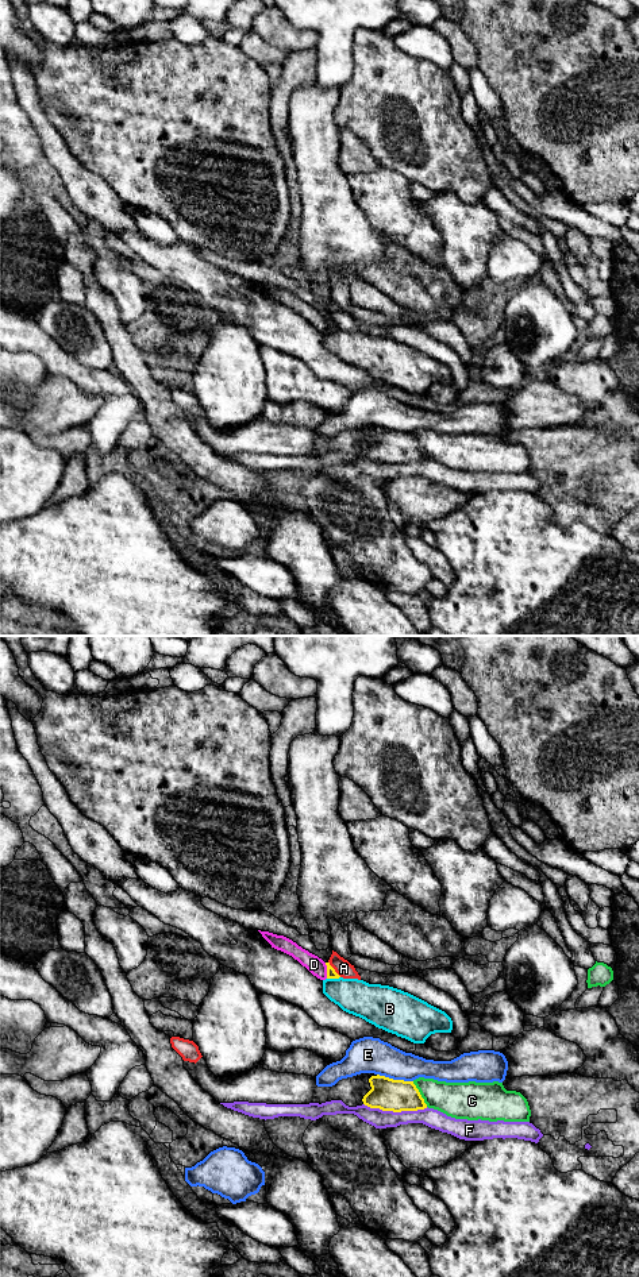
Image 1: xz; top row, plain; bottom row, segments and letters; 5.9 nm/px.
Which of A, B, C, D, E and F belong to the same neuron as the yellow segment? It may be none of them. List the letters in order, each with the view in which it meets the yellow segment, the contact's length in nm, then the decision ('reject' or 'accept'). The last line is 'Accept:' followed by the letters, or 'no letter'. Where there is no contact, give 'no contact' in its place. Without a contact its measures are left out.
A: meets yellow in xz; contact 120 nm long; reject
B: meets yellow in xz; contact 80 nm long; reject
C: meets yellow in xz; contact 180 nm long; reject
D: meets yellow in xz; contact 100 nm long; reject
E: meets yellow in xz; contact 220 nm long; reject
F: meets yellow in xz; contact 380 nm long; reject
Accept: no letter

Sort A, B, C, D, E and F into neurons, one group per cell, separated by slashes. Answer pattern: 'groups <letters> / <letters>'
groups A / B / C / D / E / F

